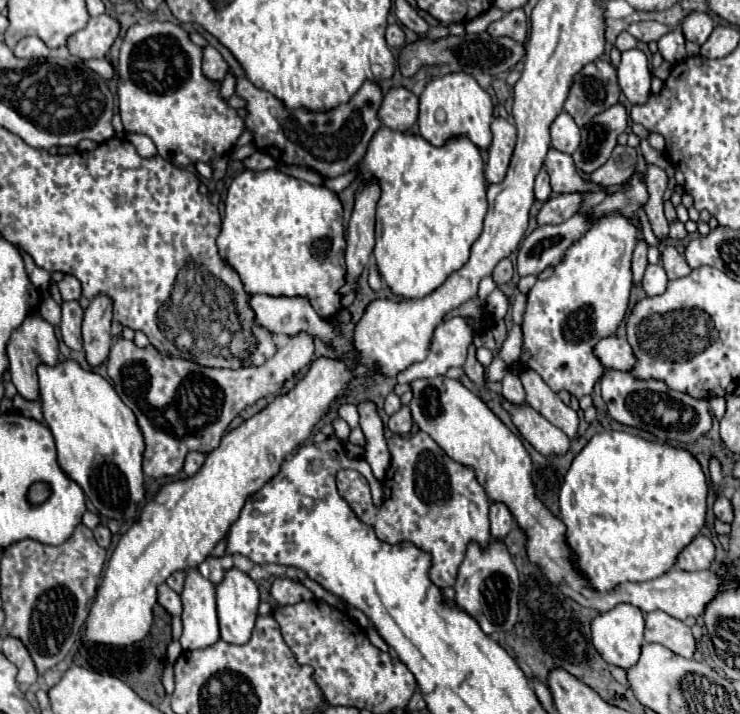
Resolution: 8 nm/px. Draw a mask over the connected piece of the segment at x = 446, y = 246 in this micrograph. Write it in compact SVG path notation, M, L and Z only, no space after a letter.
M379 128L373 136L363 164L363 178L375 176L381 182L381 200L377 204L377 228L375 228L375 250L377 268L385 284L395 296L401 298L425 298L435 292L453 272L465 266L469 250L483 230L483 216L487 212L485 198L485 174L483 158L479 148L467 138L449 140L443 148L429 144L421 136L407 132L393 132Z

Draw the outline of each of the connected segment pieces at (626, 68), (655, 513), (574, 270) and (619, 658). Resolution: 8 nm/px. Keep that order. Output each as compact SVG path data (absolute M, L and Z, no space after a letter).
M627 50L621 54L621 64L617 68L619 86L627 100L641 106L651 96L651 70L645 54L641 50Z
M609 430L609 432L601 432L595 434L587 446L575 456L569 472L565 474L565 482L561 486L559 492L559 510L561 510L561 520L567 526L565 532L565 542L573 554L573 566L575 570L587 580L587 586L591 590L597 592L609 592L613 588L617 588L623 582L645 582L645 580L653 580L665 572L669 572L675 564L677 564L677 556L681 554L681 550L693 542L693 538L701 532L703 524L705 524L705 510L707 510L707 482L705 482L705 474L699 466L699 462L693 458L691 452L683 450L683 448L673 448L667 444L655 444L655 442L647 442L639 436L627 434L627 432L617 432L617 430Z
M605 216L605 220L597 220L597 224L593 224L593 228L591 228L577 244L573 244L573 248L569 248L569 252L565 254L565 260L555 266L553 276L547 278L547 280L539 280L539 282L529 290L529 294L527 294L527 308L525 308L523 324L521 324L521 328L523 328L523 354L519 356L519 362L517 362L517 364L519 364L521 370L533 370L533 372L537 372L537 374L543 378L543 382L545 382L553 392L567 390L571 396L575 396L575 398L579 400L579 398L585 396L585 394L593 394L593 386L595 386L597 380L603 376L605 368L603 368L603 364L599 362L599 358L597 358L597 354L595 354L595 344L597 344L599 340L607 338L607 336L615 336L617 328L621 326L621 322L623 322L623 318L625 318L625 314L627 314L627 308L629 308L629 292L631 292L631 286L633 286L633 282L631 282L631 254L633 254L635 244L637 244L637 238L635 238L635 236L637 236L637 228L633 228L627 220L621 220L621 216Z
M619 604L617 608L599 614L591 624L591 632L593 632L593 646L597 648L597 652L601 652L607 664L629 670L639 662L645 632L645 620L639 608L633 608L631 604Z

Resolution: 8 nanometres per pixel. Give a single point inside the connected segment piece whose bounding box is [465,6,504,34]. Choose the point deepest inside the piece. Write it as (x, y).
(478, 25)

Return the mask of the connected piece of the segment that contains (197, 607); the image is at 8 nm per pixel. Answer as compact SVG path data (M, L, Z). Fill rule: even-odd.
M189 570L185 580L183 598L183 650L203 650L221 640L217 620L215 586L205 580L197 570Z

